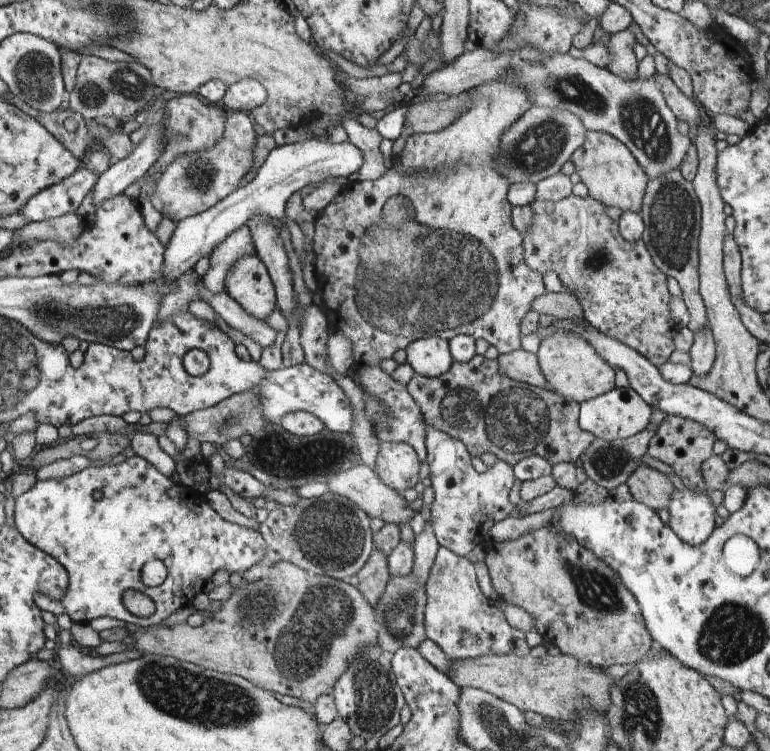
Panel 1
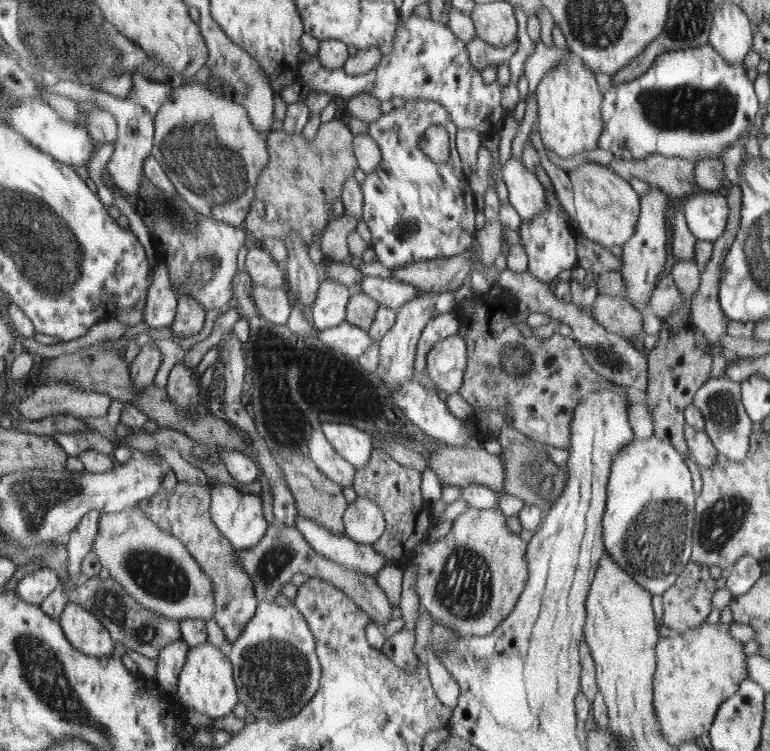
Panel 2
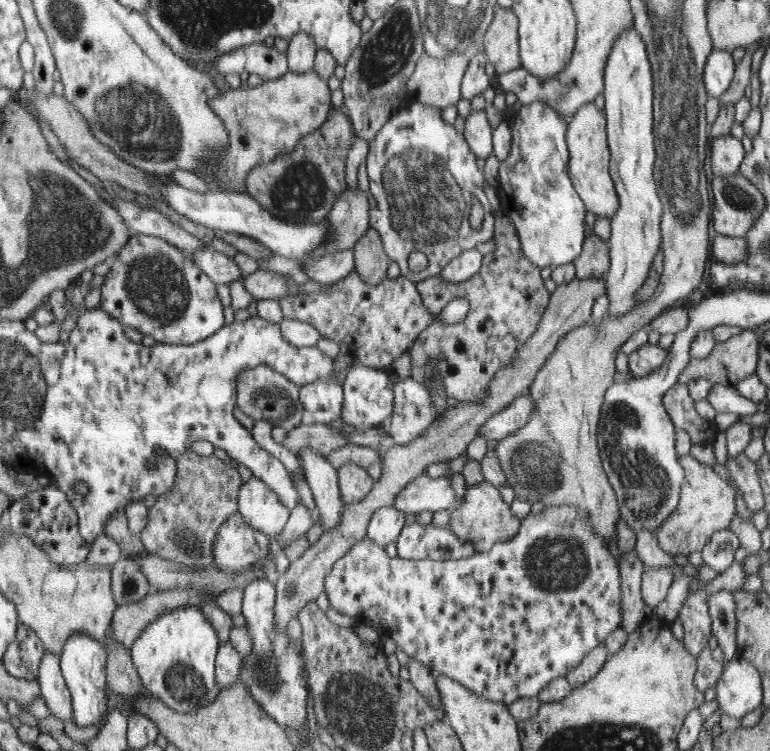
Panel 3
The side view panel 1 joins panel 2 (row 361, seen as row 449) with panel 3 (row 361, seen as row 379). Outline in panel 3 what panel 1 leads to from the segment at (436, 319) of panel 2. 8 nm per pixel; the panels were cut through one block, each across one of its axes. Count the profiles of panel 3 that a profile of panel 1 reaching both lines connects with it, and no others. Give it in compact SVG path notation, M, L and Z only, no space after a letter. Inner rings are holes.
M356 269L352 270L346 277L329 284L326 289L314 293L301 292L298 295L288 294L286 297L278 300L280 308L284 314L284 319L294 319L312 324L314 328L318 328L322 338L330 338L338 342L338 344L346 344L348 351L355 362L364 366L381 369L389 368L396 358L404 356L408 348L419 339L420 333L426 332L428 326L433 323L450 323L451 325L460 323L466 318L468 309L471 304L466 298L453 299L443 309L442 318L435 321L426 306L422 304L420 299L419 284L400 275L398 278L390 279L386 276L378 285L369 285L362 276L358 275Z

